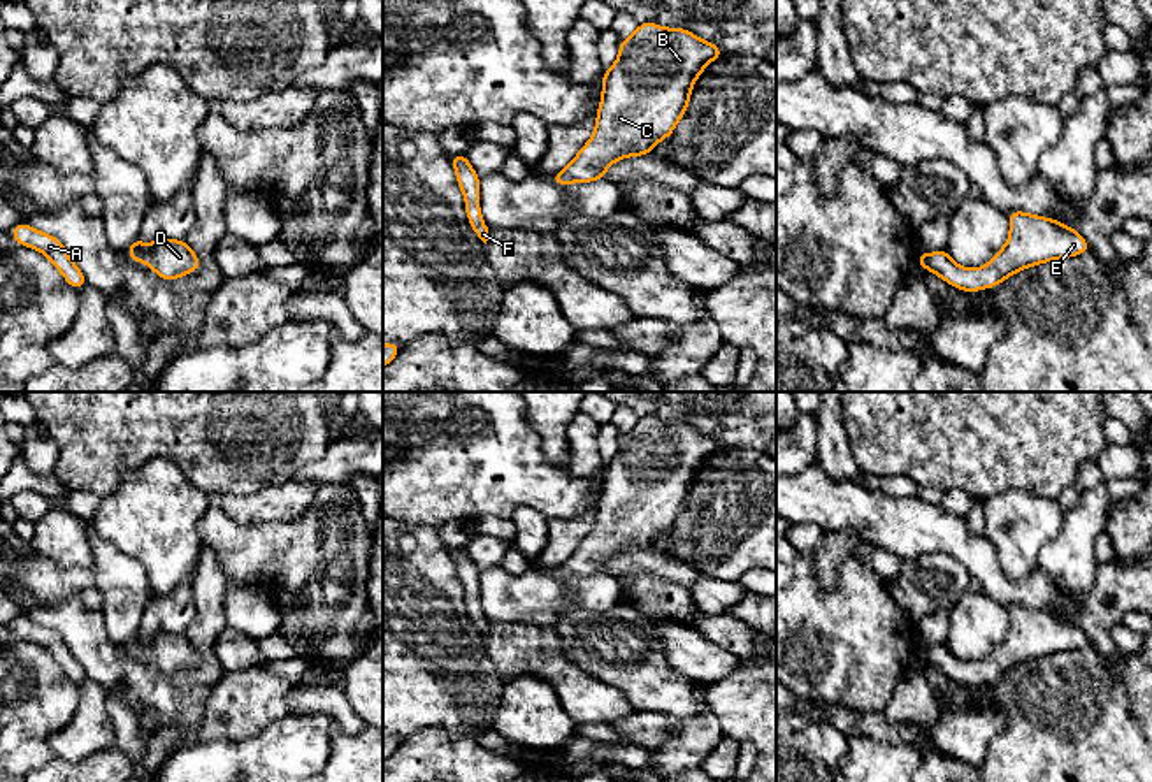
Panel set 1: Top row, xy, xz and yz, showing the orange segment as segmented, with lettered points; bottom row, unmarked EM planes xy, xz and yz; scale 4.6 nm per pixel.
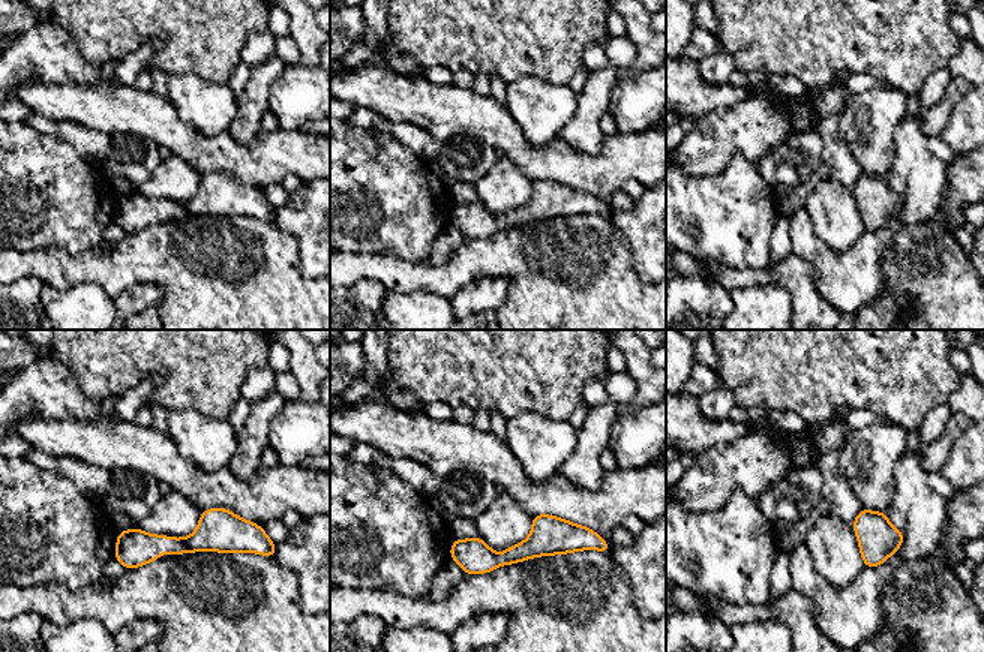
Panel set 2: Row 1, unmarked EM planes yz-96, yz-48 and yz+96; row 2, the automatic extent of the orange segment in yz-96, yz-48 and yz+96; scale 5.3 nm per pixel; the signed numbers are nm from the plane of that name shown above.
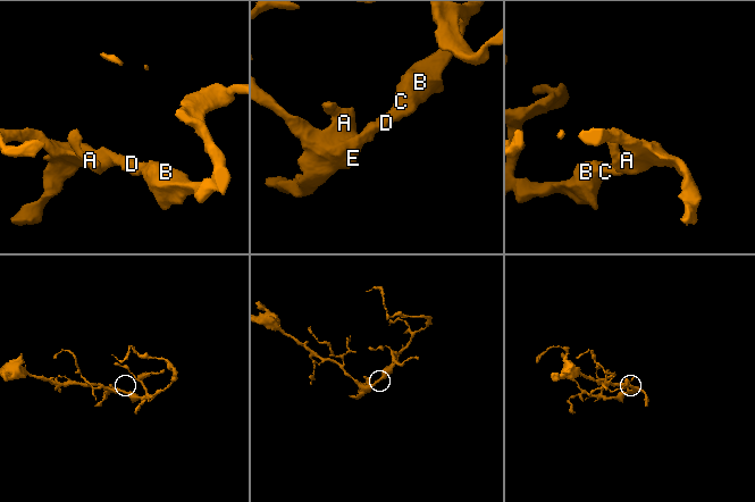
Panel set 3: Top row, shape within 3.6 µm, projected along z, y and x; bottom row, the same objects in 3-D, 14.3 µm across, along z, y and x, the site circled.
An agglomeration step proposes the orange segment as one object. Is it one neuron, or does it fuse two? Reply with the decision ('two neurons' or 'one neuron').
one neuron

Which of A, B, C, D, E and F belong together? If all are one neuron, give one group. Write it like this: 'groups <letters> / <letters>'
groups A B C D E F

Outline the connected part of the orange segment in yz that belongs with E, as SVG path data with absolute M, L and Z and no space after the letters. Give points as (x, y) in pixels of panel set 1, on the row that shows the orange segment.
M1012 211L1008 221L1008 243L983 267L961 267L947 250L918 253L917 264L959 290L978 292L997 286L1017 271L1091 251L1089 243L1075 228L1057 220Z

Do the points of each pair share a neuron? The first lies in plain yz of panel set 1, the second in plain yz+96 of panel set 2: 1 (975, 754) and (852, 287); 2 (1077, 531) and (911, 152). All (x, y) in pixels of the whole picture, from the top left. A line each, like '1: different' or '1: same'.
1: same
2: same

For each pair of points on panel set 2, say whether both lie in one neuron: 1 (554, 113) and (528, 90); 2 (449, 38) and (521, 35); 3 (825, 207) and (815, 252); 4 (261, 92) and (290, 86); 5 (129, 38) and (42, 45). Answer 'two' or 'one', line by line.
1: one
2: one
3: two
4: two
5: two

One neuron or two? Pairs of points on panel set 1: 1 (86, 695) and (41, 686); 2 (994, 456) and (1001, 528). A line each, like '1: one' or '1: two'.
1: two
2: two

